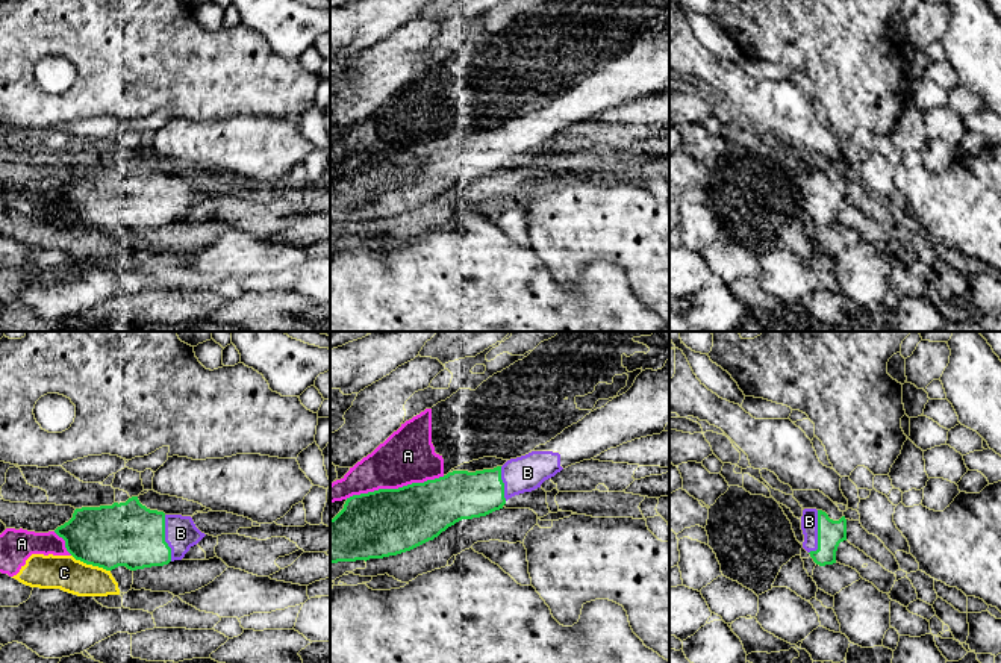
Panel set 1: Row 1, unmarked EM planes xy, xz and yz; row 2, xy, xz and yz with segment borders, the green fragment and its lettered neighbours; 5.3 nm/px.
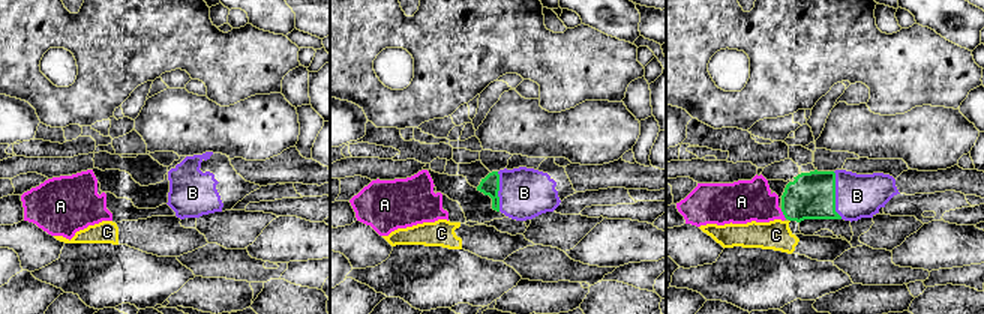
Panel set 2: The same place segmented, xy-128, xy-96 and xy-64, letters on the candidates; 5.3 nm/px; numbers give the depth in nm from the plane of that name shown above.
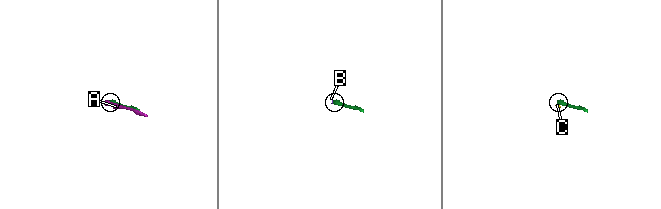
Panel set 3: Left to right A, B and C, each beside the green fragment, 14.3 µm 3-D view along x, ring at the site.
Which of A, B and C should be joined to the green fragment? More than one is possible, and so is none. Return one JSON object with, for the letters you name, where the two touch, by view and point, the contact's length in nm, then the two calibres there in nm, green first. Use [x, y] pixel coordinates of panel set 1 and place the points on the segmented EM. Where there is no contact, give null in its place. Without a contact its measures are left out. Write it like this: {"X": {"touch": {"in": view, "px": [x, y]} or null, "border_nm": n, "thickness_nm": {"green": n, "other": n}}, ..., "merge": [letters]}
{"B": {"touch": {"in": "yz", "px": [818, 533]}, "border_nm": 240, "thickness_nm": {"green": 140, "other": 100}}, "merge": ["B"]}

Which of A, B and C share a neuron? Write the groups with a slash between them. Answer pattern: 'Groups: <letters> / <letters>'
Groups: A C / B

